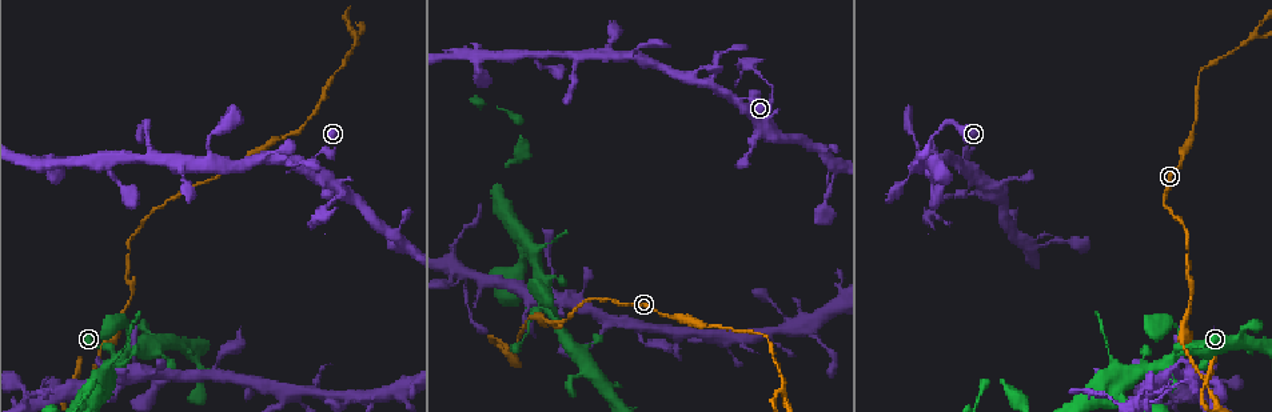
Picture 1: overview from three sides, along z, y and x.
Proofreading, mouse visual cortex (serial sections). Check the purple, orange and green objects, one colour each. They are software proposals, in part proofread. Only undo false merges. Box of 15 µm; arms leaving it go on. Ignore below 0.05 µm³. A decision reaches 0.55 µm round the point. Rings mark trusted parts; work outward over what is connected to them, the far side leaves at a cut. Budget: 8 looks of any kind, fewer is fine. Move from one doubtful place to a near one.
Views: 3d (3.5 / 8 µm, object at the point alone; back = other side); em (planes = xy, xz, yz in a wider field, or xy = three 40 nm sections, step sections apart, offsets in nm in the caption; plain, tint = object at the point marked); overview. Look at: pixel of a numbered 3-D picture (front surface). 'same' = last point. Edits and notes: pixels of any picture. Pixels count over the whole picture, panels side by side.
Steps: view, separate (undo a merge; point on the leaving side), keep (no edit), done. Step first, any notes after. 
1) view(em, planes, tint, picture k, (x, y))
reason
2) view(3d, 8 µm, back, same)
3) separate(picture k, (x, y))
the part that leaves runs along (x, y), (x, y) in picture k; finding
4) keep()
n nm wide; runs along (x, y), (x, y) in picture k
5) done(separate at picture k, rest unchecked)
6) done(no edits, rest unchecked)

view(em, xy, step 1, tint, picture 1, (1175, 353))
four-way junction

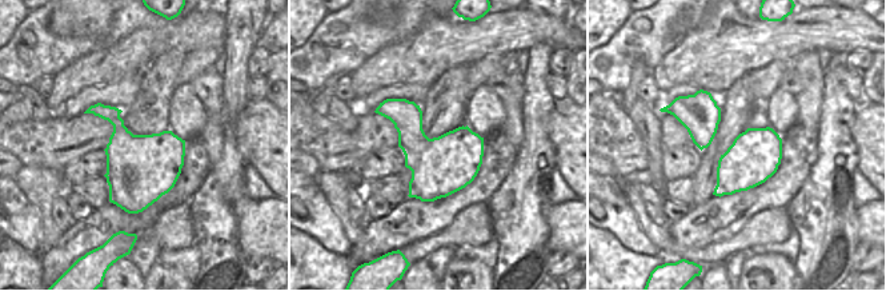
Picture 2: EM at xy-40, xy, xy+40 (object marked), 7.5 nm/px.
view(3d, 3.5 µm, same)
wider look

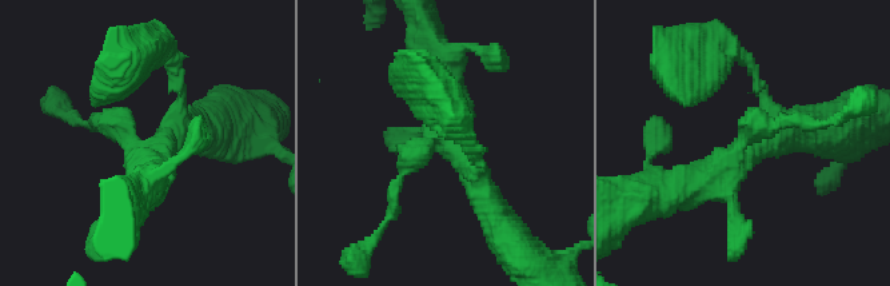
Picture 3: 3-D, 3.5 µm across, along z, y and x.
keep()
continuous, no second cell

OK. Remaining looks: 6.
view(3d, 3.5 µm, back, picture 1, (739, 98))
sharp bend

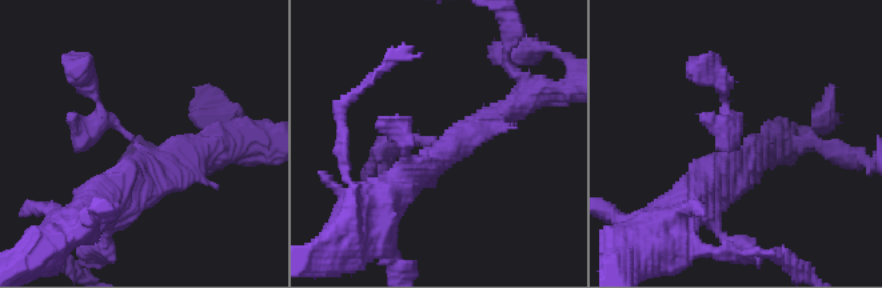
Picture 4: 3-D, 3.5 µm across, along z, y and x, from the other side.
view(em, xy, step 2, tint, picture 4, (735, 151))
3 arms; arms of 150, 300, 450 nm

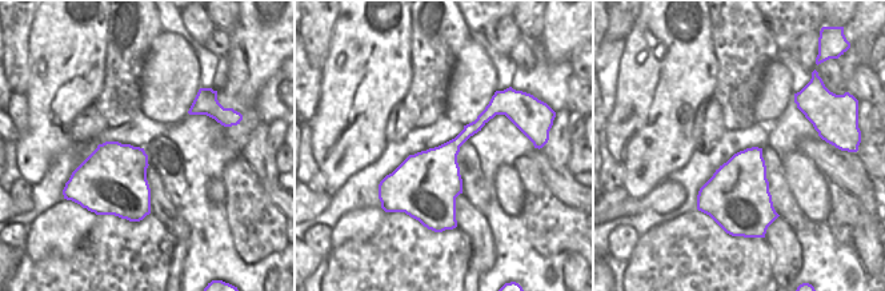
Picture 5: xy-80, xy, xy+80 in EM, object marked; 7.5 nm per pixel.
keep()
runs along (88, 84), (100, 118), (158, 167), (211, 146) in picture 4; all the same cell

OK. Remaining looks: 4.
view(3d, 3.5 µm, picture 1, (785, 390))
branch point

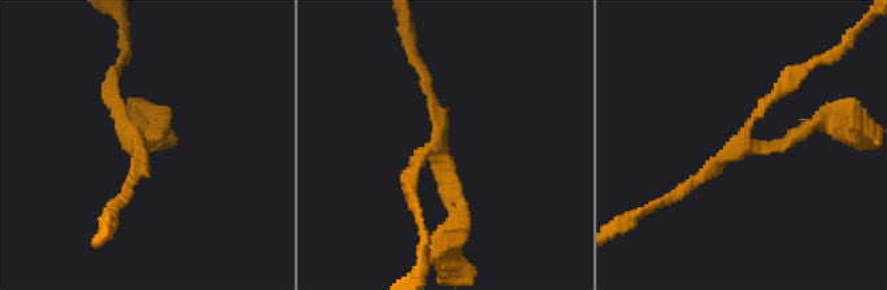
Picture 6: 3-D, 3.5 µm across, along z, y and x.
view(em, xy, step 2, tint, picture 6, (437, 141))
3 arms; arms of 150, 150, 150 nm; need the tissue

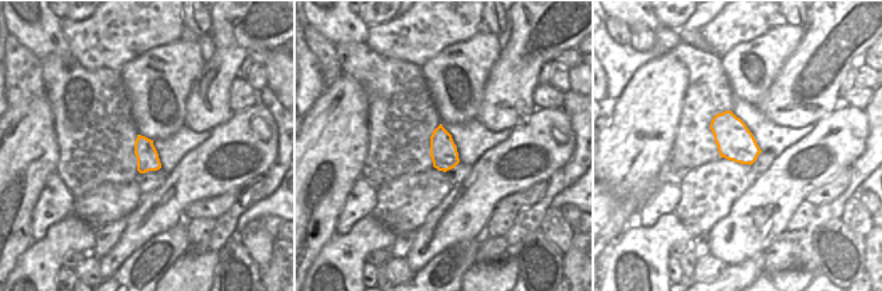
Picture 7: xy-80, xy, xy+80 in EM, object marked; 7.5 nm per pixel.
keep()
200 nm wide; runs along (674, 197), (724, 159), (792, 78) in picture 6; continuous, no second cell

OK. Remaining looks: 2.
view(3d, 3.5 µm, picture 1, (836, 167))
side arm on a straight run

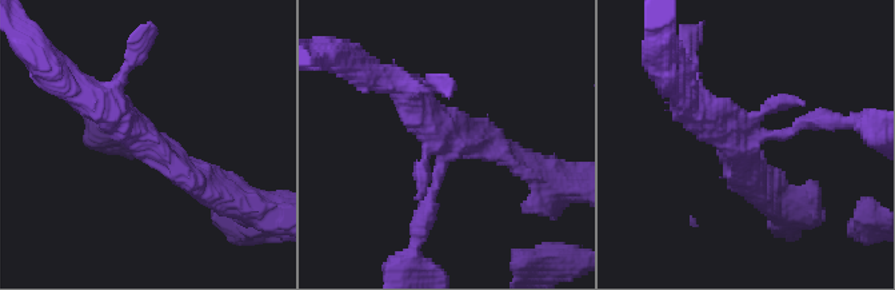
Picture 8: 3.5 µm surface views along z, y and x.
keep()
runs along (390, 79), (447, 130), (427, 211) in picture 8; continuous, no second cell

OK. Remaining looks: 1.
done(no edits, rest unchecked)

